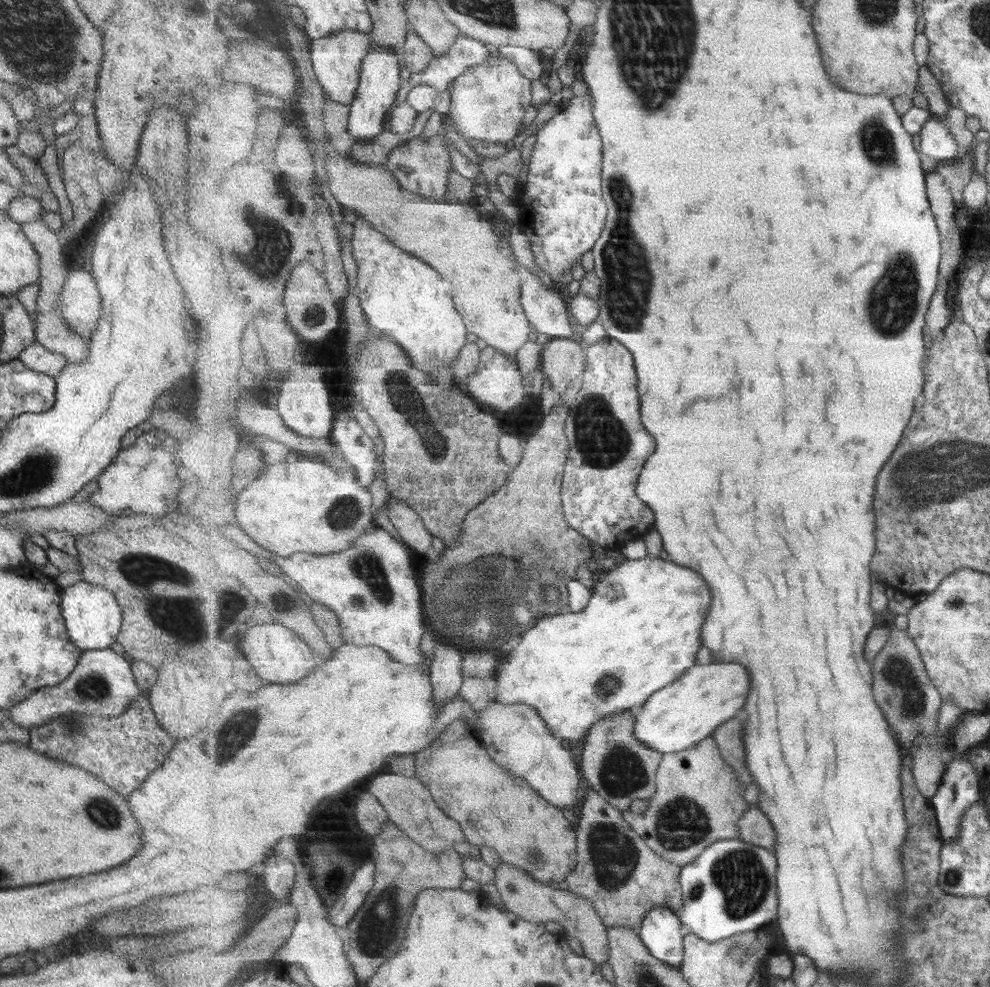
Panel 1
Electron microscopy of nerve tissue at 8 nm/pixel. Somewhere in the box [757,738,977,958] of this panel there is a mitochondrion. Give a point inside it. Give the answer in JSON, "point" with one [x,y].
{"point":[954,876]}

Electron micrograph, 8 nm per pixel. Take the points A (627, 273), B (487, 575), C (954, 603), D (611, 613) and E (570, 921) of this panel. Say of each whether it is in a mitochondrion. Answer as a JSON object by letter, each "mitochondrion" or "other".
{"A":"mitochondrion","B":"mitochondrion","C":"mitochondrion","D":"other","E":"other"}

